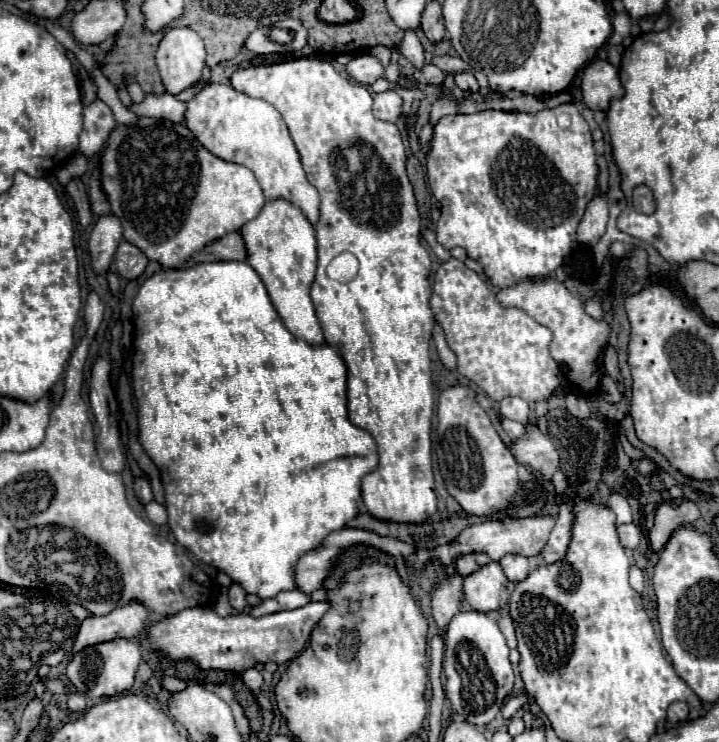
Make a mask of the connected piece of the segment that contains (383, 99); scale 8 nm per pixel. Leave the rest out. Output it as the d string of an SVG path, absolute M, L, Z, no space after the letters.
M389 90L389 92L381 92L373 96L373 114L379 120L387 120L387 122L397 122L403 114L403 100L397 92Z

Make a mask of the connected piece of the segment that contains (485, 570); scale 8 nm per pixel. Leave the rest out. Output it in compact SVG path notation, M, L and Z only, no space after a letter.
M489 562L481 566L481 570L469 574L463 584L463 594L465 602L473 610L489 612L503 608L509 600L509 592L507 592L507 578L499 562Z

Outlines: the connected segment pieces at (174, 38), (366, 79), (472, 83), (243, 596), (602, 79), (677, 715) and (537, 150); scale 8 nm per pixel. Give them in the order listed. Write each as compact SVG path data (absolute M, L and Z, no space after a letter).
M167 28L155 60L167 92L179 94L201 78L205 66L203 40L191 28Z
M363 54L363 56L353 58L347 64L347 72L349 72L349 76L353 80L357 80L357 82L361 82L365 86L371 86L379 78L385 78L383 64L375 56L371 56L371 54Z
M457 72L457 74L453 74L453 78L455 78L455 86L459 90L471 92L471 94L479 92L479 82L477 82L477 78L471 72Z
M237 582L229 586L229 602L235 610L243 610L247 606L247 592Z
M595 60L583 72L581 92L585 104L593 112L595 110L607 112L611 100L621 98L625 94L625 88L619 80L619 70L615 66L611 66L605 60Z
M673 702L667 710L667 720L673 722L673 724L685 722L687 716L689 716L689 706L685 702Z
M561 104L557 108L543 110L537 114L485 110L485 112L477 112L477 114L445 116L435 124L435 134L433 134L431 144L433 144L433 148L431 148L431 154L427 156L427 178L429 178L429 186L431 186L433 196L443 206L441 218L437 222L437 242L443 248L447 248L447 250L451 250L455 246L465 248L469 258L477 260L483 266L491 284L495 284L499 288L509 286L509 282L517 282L517 278L533 278L533 274L551 274L561 266L563 258L571 252L571 248L575 244L577 224L579 224L589 200L595 196L597 176L599 176L599 166L597 166L591 130L589 130L585 118L579 114L579 110L573 104Z

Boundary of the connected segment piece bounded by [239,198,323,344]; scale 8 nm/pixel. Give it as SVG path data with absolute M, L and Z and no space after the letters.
M277 198L267 202L259 216L247 222L239 232L247 248L247 264L251 264L263 280L271 302L287 330L309 344L321 344L323 332L309 298L309 286L315 278L317 268L317 244L311 222L295 204Z

